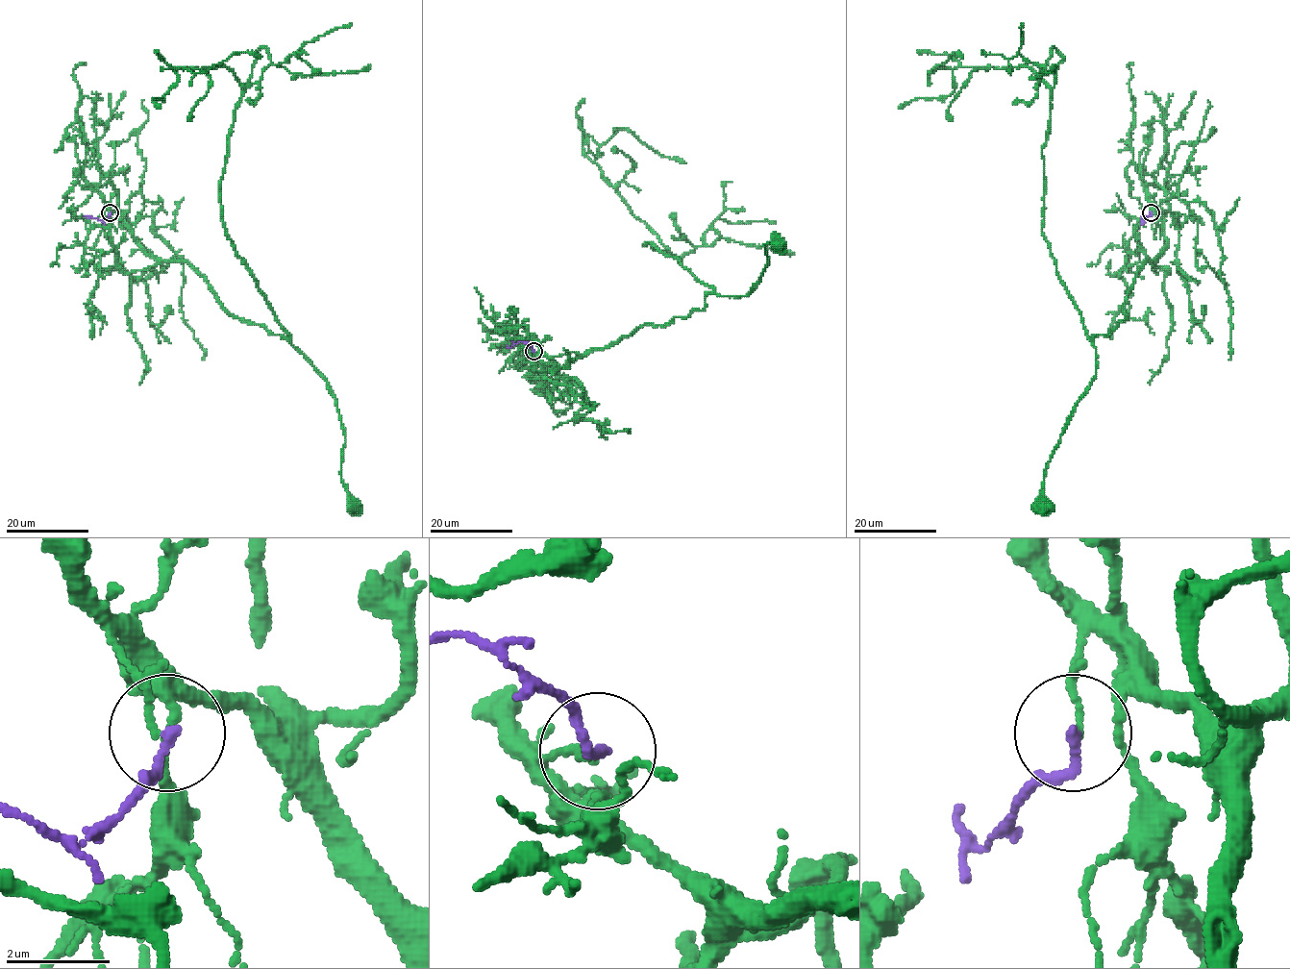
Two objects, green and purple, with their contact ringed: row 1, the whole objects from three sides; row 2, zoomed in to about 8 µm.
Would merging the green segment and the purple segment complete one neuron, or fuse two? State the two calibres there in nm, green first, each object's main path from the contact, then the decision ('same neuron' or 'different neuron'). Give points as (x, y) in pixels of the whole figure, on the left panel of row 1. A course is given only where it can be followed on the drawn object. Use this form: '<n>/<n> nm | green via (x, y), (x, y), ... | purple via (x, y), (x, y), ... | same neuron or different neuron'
110/190 nm | green via (110, 212), (106, 205), (148, 254), (188, 263), (220, 305), (303, 355), (335, 398), (341, 482), (353, 508) | purple via (110, 212), (103, 221), (83, 216) | same neuron

